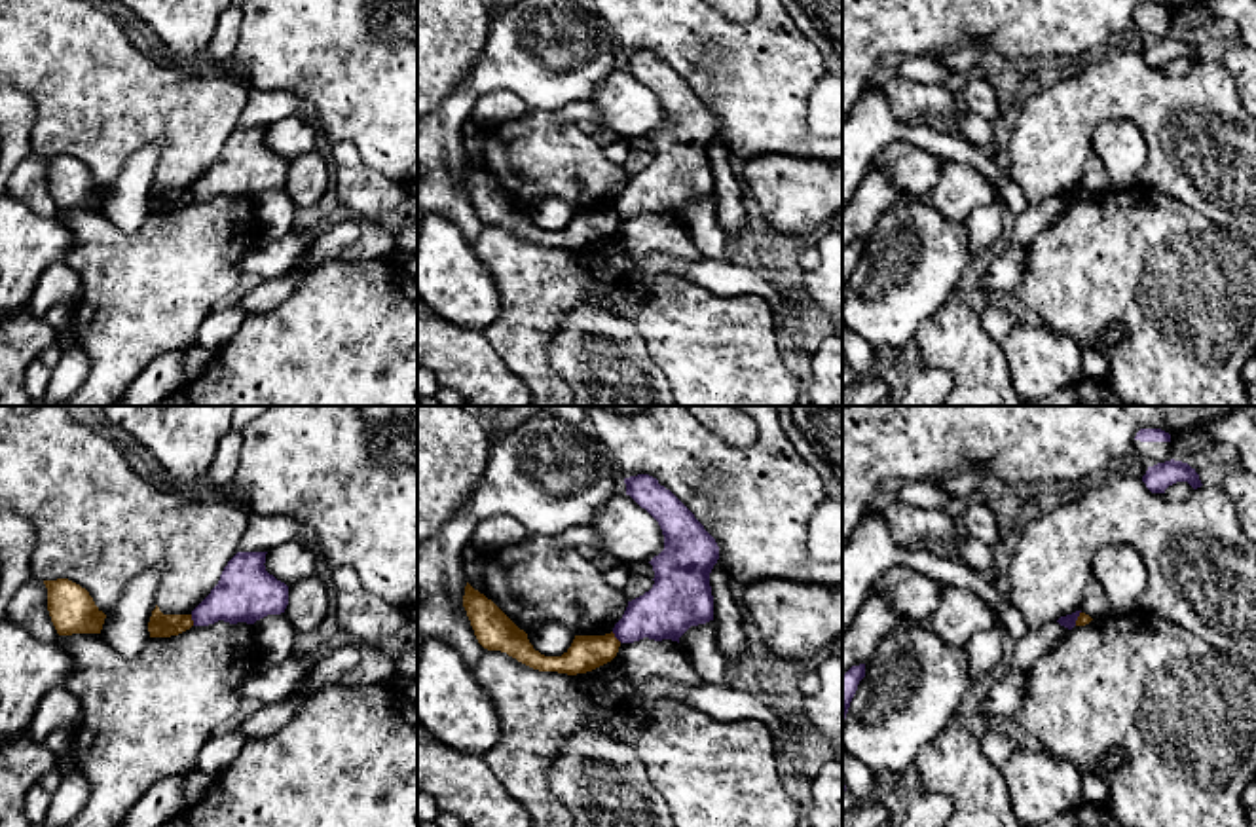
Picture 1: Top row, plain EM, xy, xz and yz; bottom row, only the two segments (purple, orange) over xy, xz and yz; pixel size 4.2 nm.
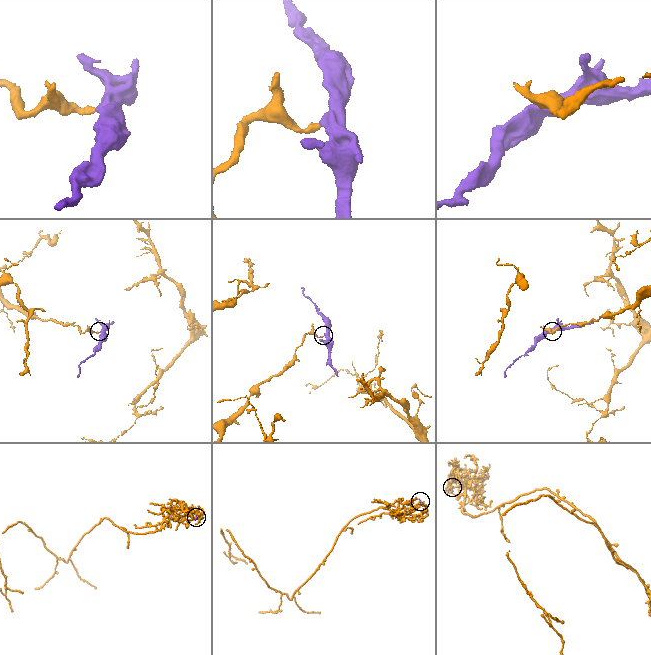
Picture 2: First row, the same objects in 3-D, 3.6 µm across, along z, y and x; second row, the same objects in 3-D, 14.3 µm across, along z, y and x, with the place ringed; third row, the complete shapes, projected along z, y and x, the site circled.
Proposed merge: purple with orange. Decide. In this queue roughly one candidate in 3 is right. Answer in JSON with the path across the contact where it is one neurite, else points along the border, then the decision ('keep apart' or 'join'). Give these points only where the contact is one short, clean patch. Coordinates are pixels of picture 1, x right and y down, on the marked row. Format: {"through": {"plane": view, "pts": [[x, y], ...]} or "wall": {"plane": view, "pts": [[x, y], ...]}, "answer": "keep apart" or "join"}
{"wall": {"plane": "xy", "pts": [[190, 615], [194, 624]]}, "answer": "keep apart"}

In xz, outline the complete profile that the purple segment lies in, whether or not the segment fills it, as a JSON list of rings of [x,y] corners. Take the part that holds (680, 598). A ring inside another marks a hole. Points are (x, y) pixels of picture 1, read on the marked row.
[[[637,474],[624,478],[624,484],[626,495],[658,522],[664,550],[649,561],[655,571],[653,588],[628,601],[613,634],[620,643],[643,637],[679,643],[691,626],[713,620],[710,573],[719,560],[719,546],[656,478]]]

